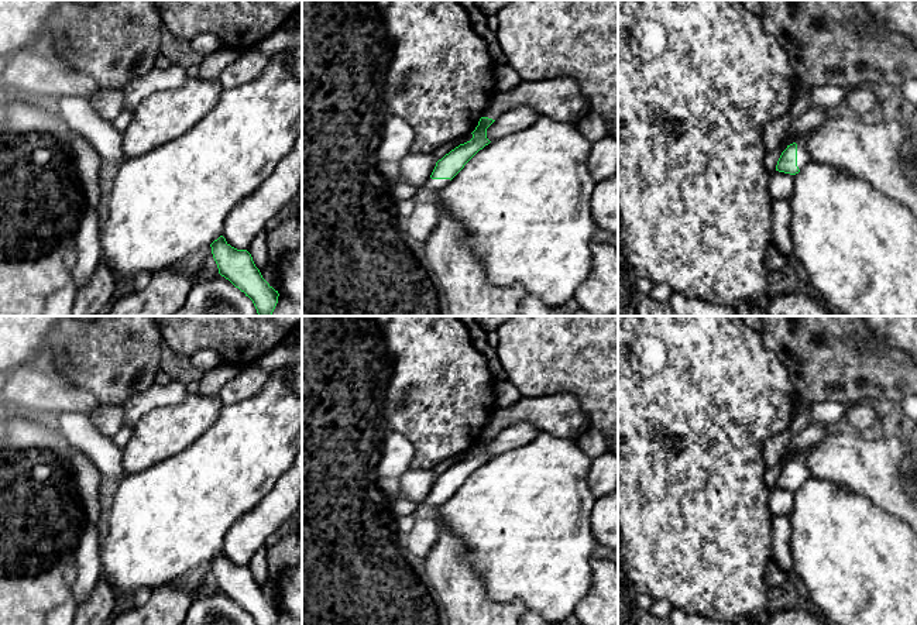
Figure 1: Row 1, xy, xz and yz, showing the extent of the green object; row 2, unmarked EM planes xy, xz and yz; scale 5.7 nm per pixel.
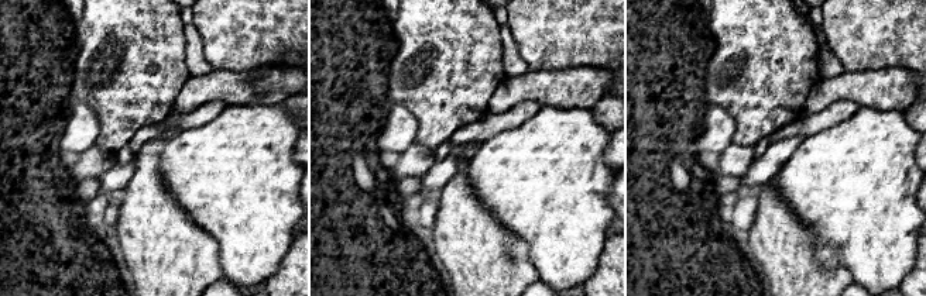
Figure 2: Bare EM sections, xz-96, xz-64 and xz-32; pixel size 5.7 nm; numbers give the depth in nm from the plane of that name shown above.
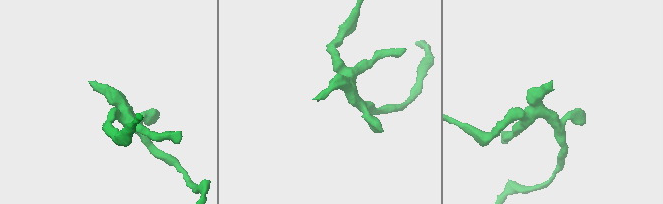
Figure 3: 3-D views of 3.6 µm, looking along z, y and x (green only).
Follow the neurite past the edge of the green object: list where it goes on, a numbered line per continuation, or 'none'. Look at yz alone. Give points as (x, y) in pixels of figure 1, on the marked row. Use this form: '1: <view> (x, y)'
1: yz (803, 157)

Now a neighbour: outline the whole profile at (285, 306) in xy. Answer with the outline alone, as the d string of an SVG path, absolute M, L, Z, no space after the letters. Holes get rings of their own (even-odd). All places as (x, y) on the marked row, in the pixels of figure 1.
M279 295L271 316L302 316L302 301L291 301Z

